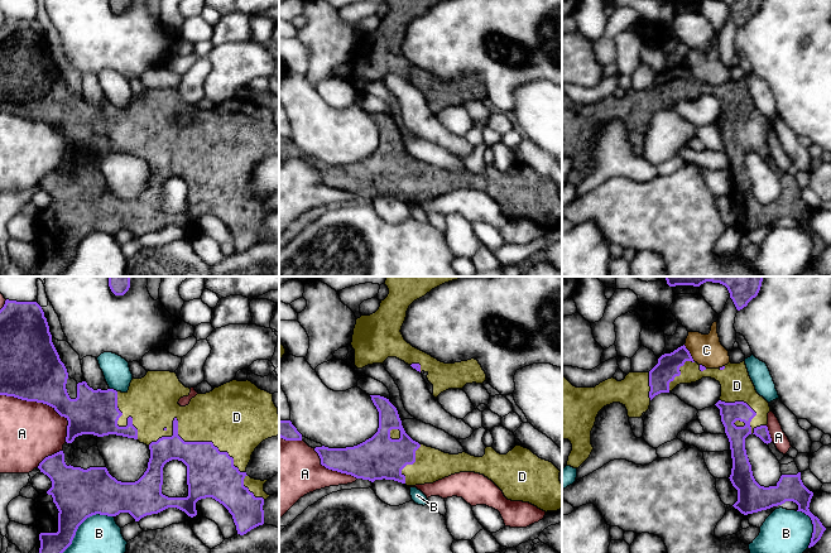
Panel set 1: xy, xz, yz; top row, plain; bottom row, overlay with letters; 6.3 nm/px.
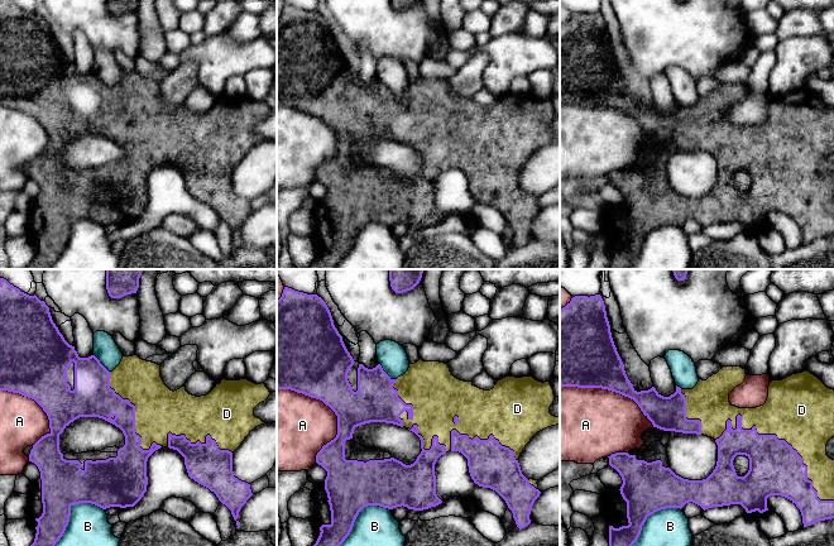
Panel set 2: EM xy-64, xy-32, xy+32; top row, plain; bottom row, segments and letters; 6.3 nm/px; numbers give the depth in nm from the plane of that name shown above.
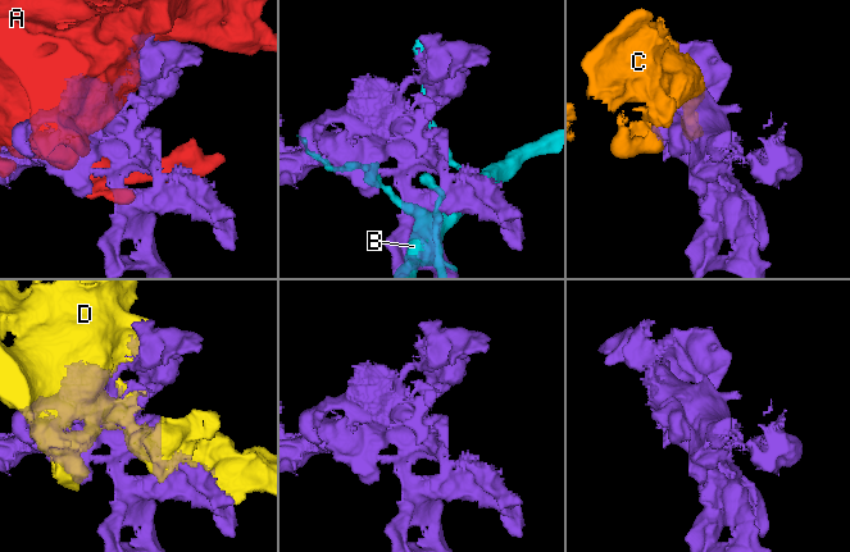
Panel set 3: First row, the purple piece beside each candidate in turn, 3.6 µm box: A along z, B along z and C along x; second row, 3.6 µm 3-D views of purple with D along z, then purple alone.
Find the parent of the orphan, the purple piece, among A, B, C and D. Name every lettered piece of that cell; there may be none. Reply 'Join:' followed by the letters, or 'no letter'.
Join: D

